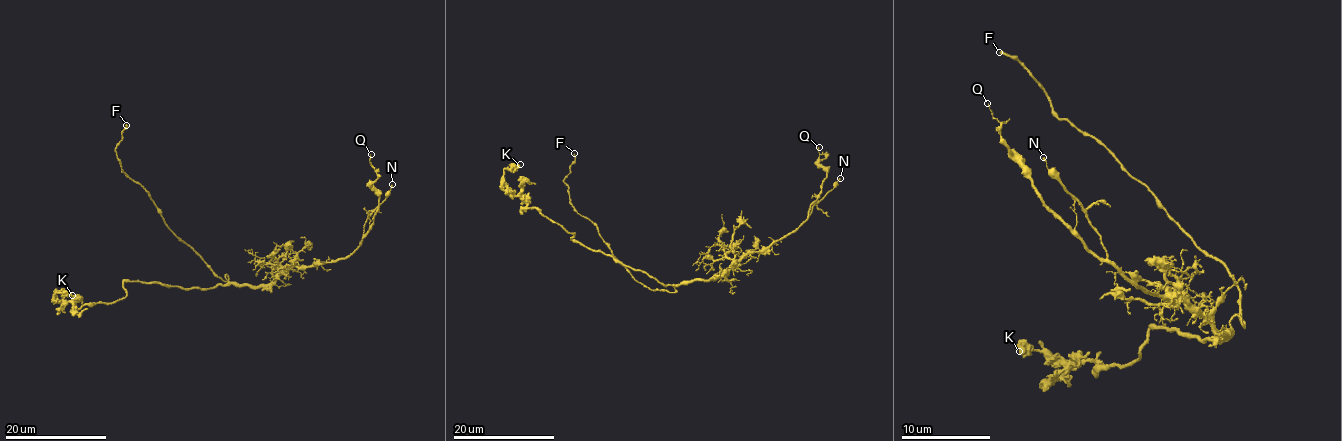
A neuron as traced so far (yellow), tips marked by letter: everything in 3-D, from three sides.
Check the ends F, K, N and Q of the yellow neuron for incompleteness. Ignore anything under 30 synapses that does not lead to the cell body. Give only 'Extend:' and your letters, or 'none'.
Extend: F

